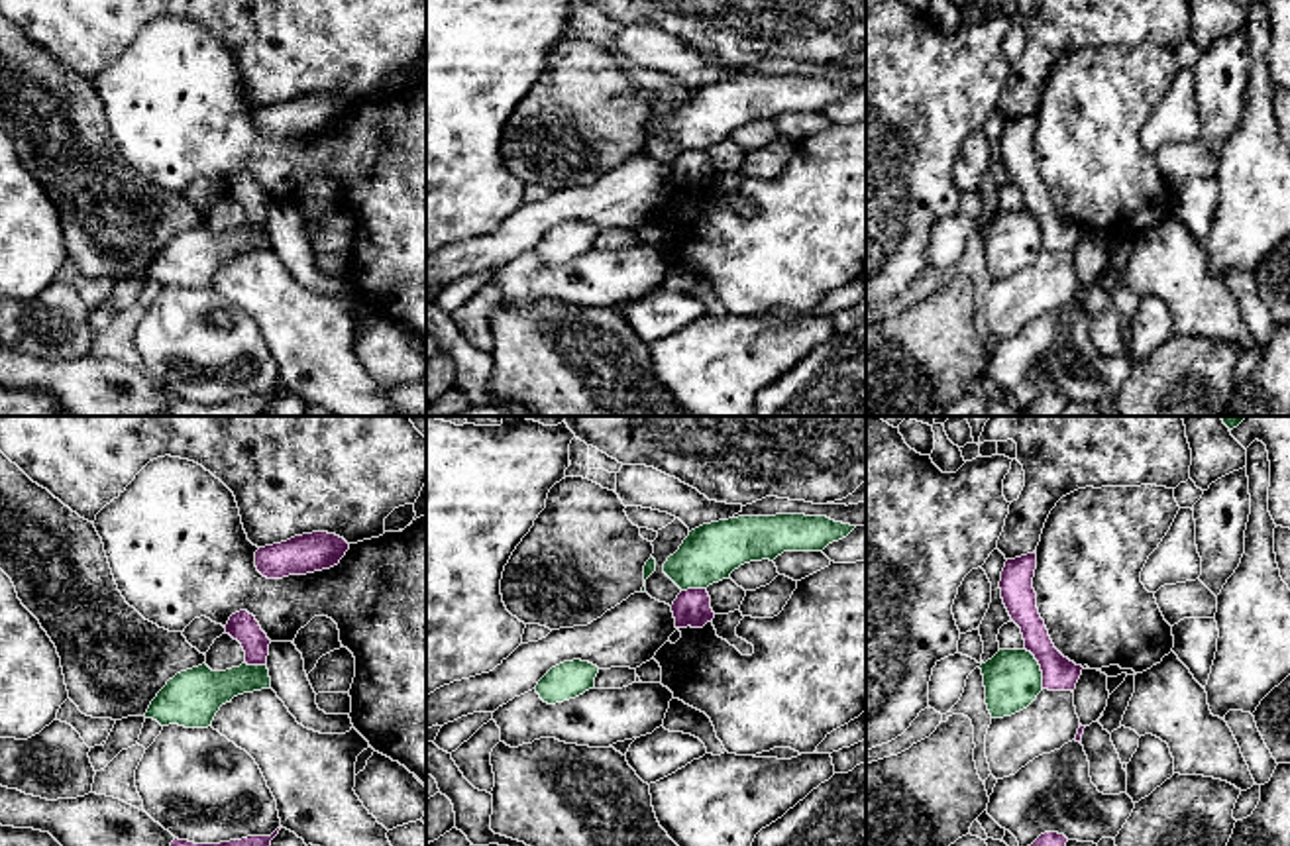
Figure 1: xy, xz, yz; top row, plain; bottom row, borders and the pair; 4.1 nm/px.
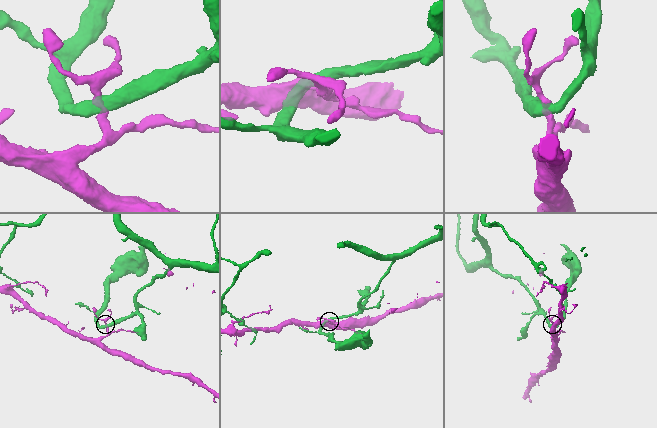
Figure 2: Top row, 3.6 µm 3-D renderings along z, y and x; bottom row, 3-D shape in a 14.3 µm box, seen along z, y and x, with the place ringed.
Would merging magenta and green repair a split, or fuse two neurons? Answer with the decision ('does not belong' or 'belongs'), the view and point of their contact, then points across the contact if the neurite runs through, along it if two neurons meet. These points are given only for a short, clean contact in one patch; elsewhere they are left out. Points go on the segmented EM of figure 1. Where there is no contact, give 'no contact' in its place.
does not belong; meets magenta in yz at (1041, 668)

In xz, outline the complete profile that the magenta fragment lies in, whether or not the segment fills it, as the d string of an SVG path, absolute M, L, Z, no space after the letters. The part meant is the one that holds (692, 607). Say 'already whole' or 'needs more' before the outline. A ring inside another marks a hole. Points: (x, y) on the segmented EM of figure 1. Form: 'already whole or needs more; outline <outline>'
already whole; outline M687 589L672 605L675 628L703 628L715 618L707 589Z

